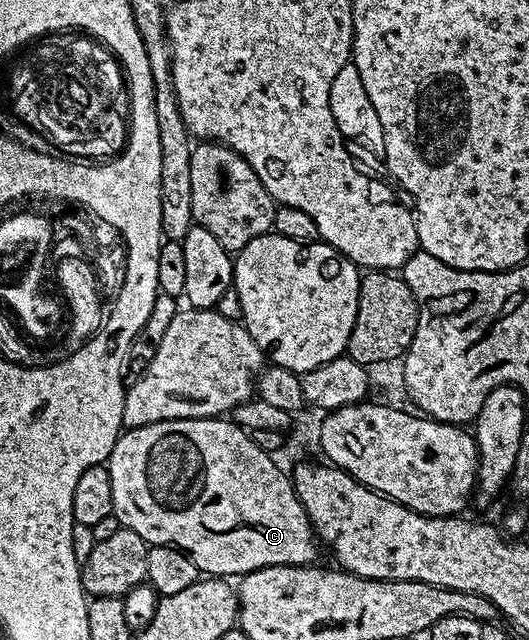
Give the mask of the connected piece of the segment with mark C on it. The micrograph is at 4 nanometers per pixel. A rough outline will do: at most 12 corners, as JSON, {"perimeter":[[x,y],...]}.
{"perimeter":[[229,418],[122,431],[113,515],[198,573],[312,565],[313,523]]}

